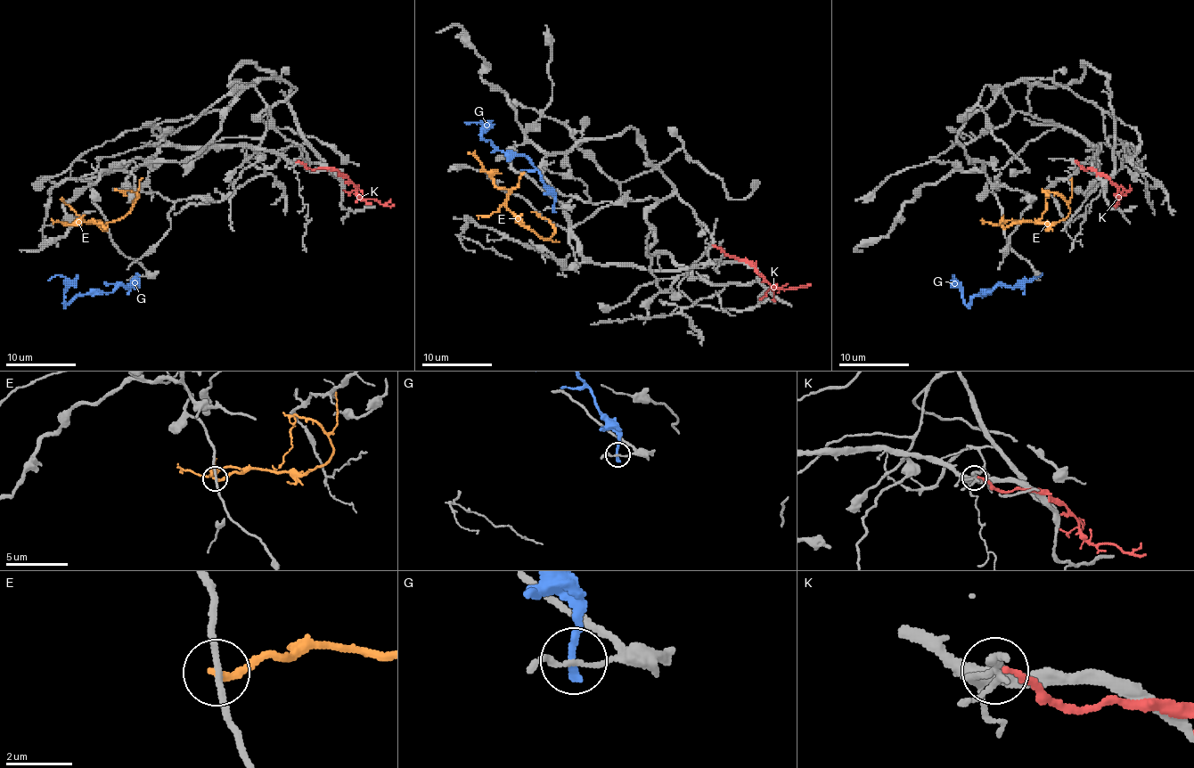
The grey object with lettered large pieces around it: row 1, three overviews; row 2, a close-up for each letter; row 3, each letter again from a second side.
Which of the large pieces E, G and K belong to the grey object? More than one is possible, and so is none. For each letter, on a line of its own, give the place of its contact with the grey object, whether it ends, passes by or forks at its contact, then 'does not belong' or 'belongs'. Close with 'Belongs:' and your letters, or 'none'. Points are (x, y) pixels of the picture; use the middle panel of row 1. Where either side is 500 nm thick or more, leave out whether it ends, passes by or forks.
E: contact (523, 173); it ends; does not belong
G: contact (553, 208); it ends; does not belong
K: contact (713, 246); it ends; does not belong
Belongs: none

